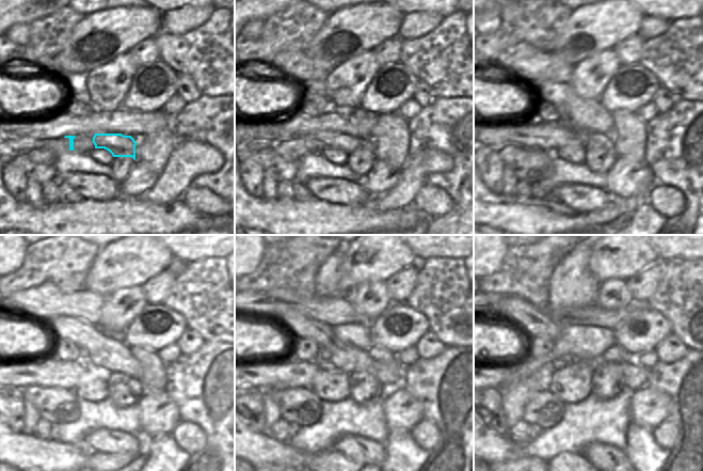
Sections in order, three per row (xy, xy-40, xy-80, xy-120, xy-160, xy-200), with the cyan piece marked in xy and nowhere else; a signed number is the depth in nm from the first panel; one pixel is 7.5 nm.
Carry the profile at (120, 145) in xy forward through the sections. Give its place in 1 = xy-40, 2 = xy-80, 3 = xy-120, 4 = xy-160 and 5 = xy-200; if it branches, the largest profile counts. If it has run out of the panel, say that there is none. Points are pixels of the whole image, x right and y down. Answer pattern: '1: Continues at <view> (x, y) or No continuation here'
1: Continues at xy-40 (316, 142)
2: Continues at xy-80 (549, 137)
3: Continues at xy-120 (50, 372)
4: Continues at xy-160 (290, 372)
5: Continues at xy-200 (495, 374)

